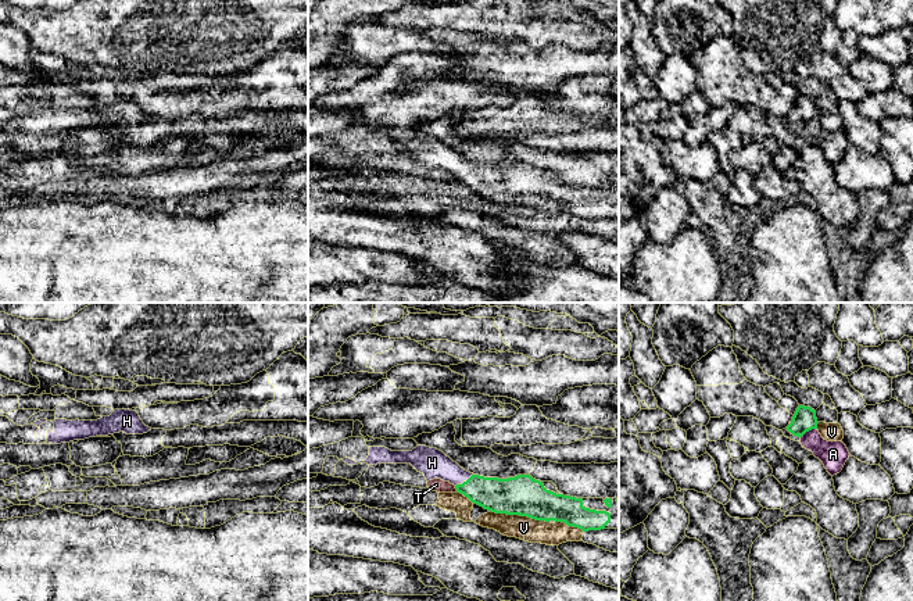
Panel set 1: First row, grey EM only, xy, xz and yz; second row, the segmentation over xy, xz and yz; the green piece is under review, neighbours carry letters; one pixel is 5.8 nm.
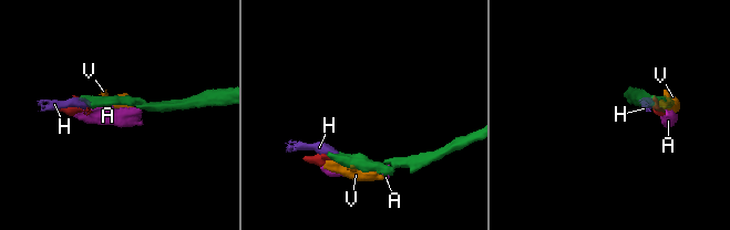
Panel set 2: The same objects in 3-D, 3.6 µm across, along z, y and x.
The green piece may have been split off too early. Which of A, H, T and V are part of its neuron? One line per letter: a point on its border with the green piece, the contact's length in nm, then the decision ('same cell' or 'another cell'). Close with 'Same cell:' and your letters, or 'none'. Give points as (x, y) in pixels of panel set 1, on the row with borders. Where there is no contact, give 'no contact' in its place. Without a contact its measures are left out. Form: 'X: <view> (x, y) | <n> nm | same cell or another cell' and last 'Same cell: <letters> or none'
A: yz (808, 430) | 110 nm | another cell
H: xz (464, 482) | 130 nm | same cell
T: xz (455, 487) | 40 nm | another cell
V: xz (521, 515) | 340 nm | another cell
Same cell: H

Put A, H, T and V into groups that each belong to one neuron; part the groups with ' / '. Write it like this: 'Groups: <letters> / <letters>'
Groups: A T / H / V

